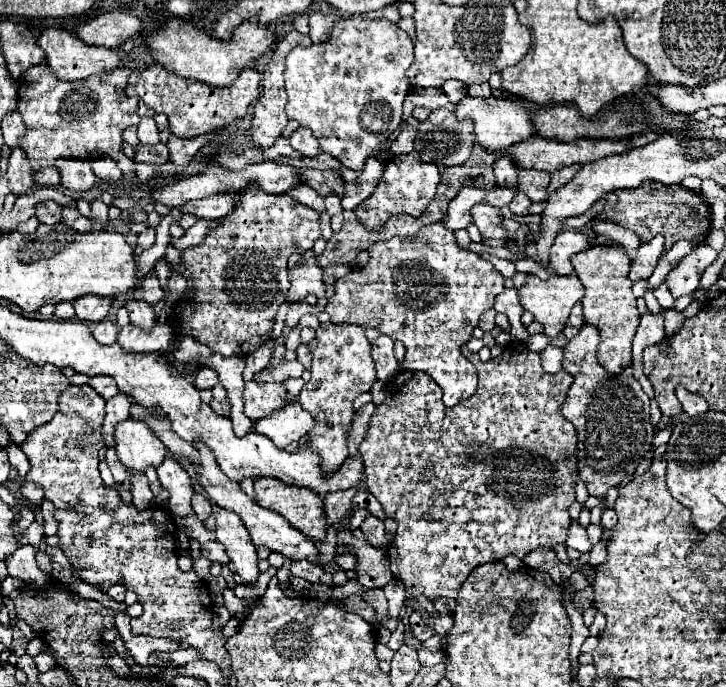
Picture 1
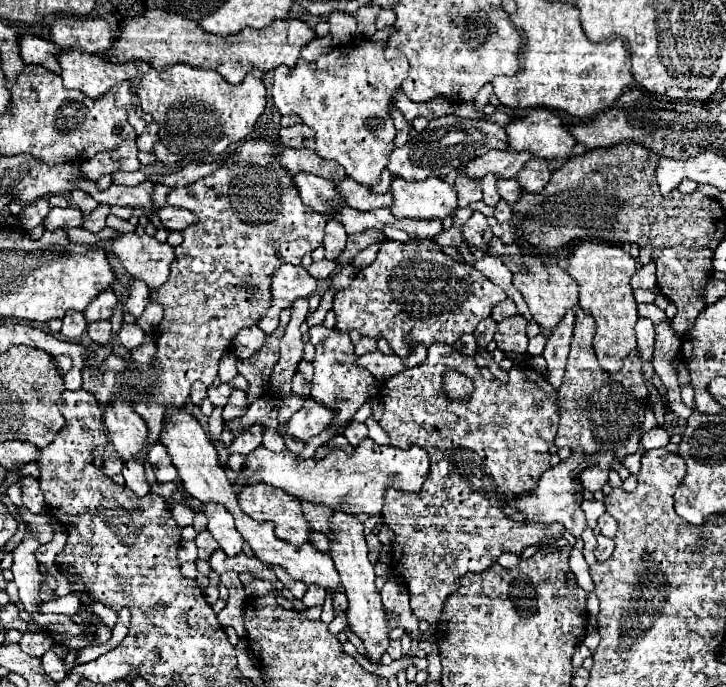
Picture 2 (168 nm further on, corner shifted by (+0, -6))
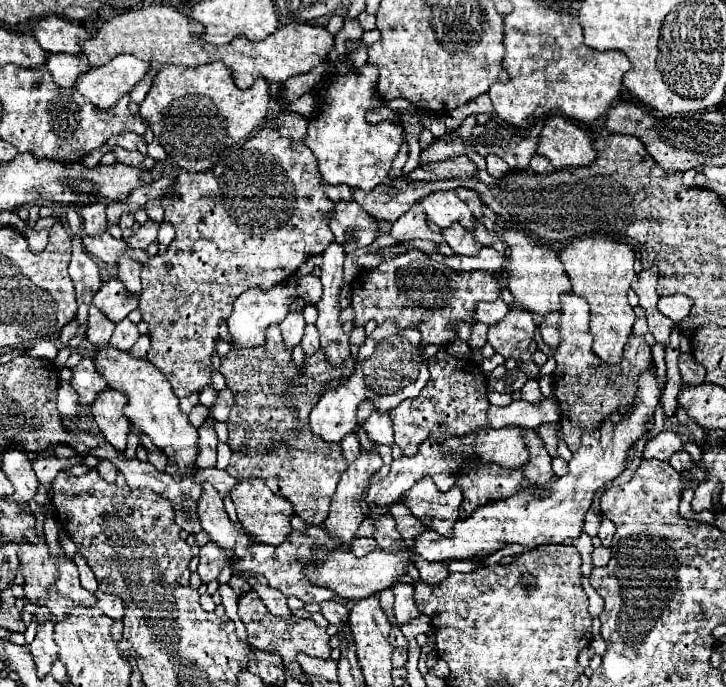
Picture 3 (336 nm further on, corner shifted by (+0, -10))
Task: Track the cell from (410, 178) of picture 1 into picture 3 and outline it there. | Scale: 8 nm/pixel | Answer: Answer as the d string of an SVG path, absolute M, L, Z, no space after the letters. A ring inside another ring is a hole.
M433 192L425 196L419 204L423 206L427 218L439 228L449 228L453 222L459 222L463 228L475 230L473 214L455 192Z

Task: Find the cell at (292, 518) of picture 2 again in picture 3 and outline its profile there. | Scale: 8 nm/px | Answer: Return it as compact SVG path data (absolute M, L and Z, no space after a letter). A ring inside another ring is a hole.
M241 480L235 484L229 496L235 504L241 526L255 542L269 544L269 546L279 546L281 542L285 542L285 538L291 532L289 518L293 516L293 506L283 496L273 494L263 480Z

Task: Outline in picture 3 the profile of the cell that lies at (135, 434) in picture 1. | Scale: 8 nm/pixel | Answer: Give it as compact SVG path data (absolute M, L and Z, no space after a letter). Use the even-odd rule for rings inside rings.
M107 388L105 392L97 394L97 398L91 406L91 416L97 422L101 434L119 452L125 450L127 436L129 436L129 430L131 430L129 420L123 416L125 404L127 404L127 398L119 390Z

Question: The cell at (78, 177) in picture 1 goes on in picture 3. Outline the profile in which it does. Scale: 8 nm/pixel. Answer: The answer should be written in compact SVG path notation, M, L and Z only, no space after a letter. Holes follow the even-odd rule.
M97 202L91 206L81 208L83 218L83 230L87 236L97 236L107 230L107 218L105 218L105 204Z

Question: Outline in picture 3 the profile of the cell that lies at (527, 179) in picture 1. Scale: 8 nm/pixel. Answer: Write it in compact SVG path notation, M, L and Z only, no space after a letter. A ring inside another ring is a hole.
M535 154L535 156L531 158L531 168L533 168L535 172L539 172L539 174L553 174L553 172L555 172L555 168L551 166L551 162L549 162L545 156L541 156L541 154Z

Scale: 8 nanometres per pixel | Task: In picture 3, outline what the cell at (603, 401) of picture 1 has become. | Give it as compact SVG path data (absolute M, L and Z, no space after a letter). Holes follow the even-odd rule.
M569 292L561 298L559 310L559 346L555 352L557 370L553 372L555 382L555 398L561 406L561 426L563 438L568 448L576 452L581 445L583 430L595 430L605 418L617 412L621 406L631 406L637 394L637 378L649 368L653 362L651 348L643 340L643 336L631 334L625 346L625 356L617 366L605 366L597 354L591 350L591 334L589 334L589 304L585 298Z

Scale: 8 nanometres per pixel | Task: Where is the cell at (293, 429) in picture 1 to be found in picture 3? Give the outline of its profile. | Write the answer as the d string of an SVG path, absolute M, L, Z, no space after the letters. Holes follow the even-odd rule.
M383 322L359 346L353 376L345 380L345 384L341 384L339 388L323 394L321 400L313 406L309 416L311 432L327 442L341 442L343 436L357 430L359 426L357 408L363 400L371 400L375 410L385 414L395 406L399 406L401 400L417 398L417 394L425 388L427 380L429 380L429 372L423 360L421 332L417 328L397 330L393 322ZM411 346L415 346L415 350L405 350Z

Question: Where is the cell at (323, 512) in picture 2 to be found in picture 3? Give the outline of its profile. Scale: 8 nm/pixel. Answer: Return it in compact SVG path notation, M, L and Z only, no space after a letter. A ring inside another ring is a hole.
M271 326L267 336L265 336L265 346L259 348L241 348L241 350L229 350L227 358L221 358L221 374L227 382L227 388L233 390L235 404L233 410L229 412L227 426L229 426L229 448L233 450L231 464L227 468L229 476L237 480L247 480L247 478L261 478L265 484L279 496L287 498L293 504L293 512L307 522L307 526L319 526L325 522L329 514L329 504L331 496L335 492L335 486L341 478L341 474L347 468L347 460L341 458L339 444L335 442L325 442L323 438L317 438L309 430L309 410L313 404L317 404L317 398L325 392L327 384L331 380L341 380L349 378L353 372L355 358L349 356L345 360L345 366L329 366L329 360L325 354L313 354L303 358L303 366L293 364L293 350L283 344L281 330L279 326Z

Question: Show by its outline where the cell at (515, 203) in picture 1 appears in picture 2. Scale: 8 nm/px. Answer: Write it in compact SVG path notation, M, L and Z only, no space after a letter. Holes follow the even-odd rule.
M501 200L501 202L497 204L497 208L495 208L495 218L497 218L499 222L511 222L513 210L511 210L511 206L509 206L505 200Z

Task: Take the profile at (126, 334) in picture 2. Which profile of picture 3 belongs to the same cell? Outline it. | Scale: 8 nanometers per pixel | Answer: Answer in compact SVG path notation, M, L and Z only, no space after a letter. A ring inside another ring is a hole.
M121 320L115 324L115 332L111 336L111 344L121 348L121 350L129 350L139 338L139 332L137 332L137 326L131 322L131 320Z

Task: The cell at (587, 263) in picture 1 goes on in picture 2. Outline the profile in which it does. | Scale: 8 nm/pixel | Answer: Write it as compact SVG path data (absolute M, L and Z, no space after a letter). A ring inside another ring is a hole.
M581 242L573 254L567 258L567 272L579 284L579 306L591 314L597 322L597 332L593 338L593 348L599 366L605 372L619 372L623 358L637 346L635 324L639 318L637 302L633 298L631 276L635 274L635 260L621 246L609 242Z

